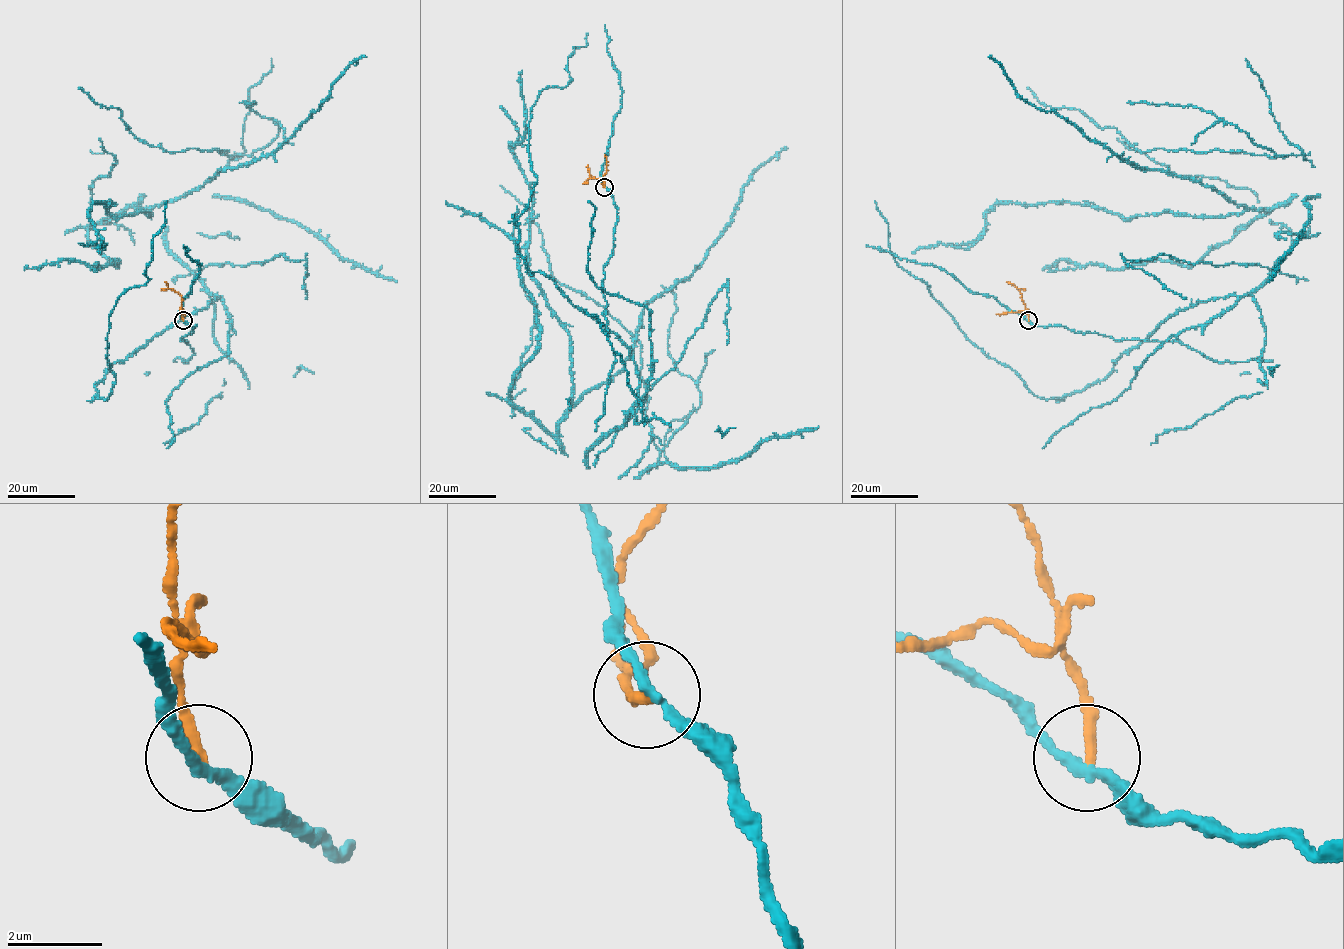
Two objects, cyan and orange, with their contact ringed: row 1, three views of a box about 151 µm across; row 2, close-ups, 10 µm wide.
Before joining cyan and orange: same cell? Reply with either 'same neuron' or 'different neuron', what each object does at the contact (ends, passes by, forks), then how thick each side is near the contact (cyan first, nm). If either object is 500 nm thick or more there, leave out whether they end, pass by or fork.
different neuron; cyan passes by; orange ends; calibres 200 and 280 nm

